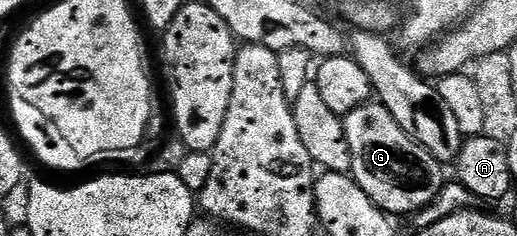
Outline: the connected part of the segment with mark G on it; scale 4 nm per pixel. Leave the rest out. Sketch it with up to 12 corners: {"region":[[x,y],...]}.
{"region":[[381,102],[343,116],[353,180],[390,217],[436,204],[446,168]]}

